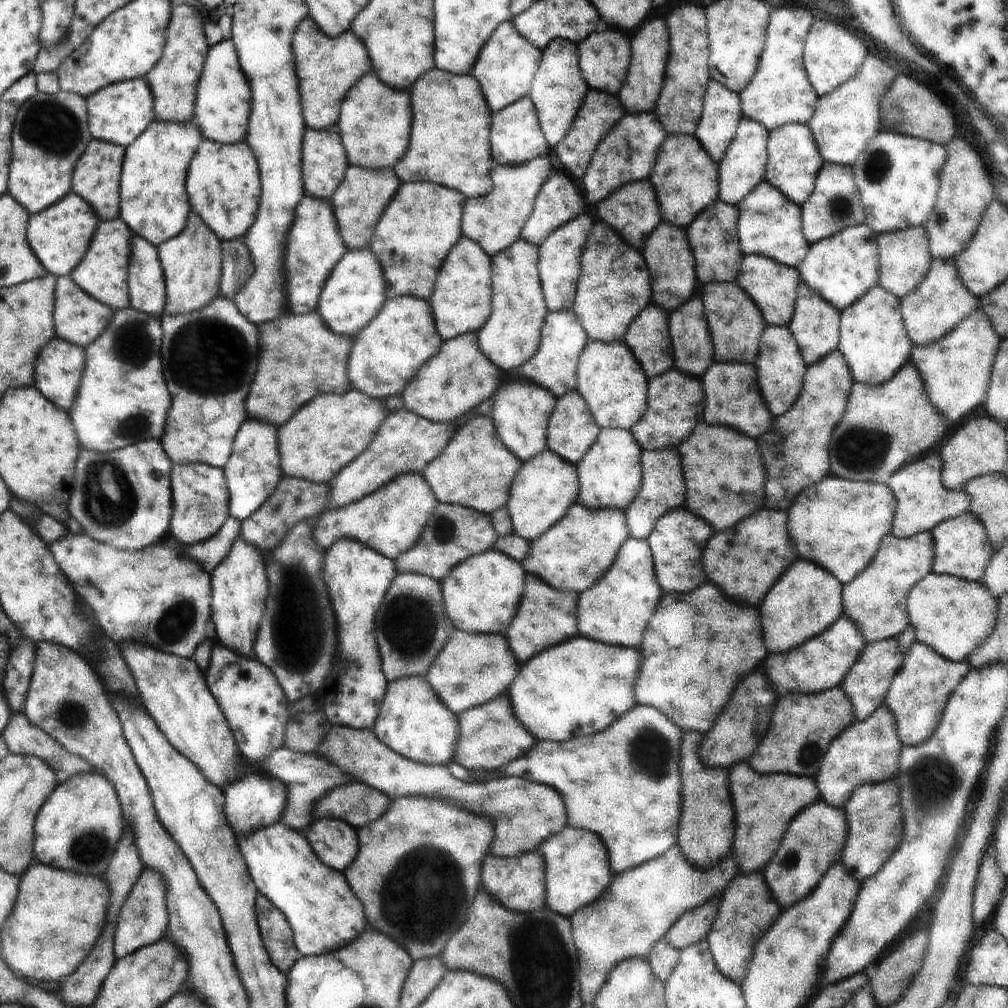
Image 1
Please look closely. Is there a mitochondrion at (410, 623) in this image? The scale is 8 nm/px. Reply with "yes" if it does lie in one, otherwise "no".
yes

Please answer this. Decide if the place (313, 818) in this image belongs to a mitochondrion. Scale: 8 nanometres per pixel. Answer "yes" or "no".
no

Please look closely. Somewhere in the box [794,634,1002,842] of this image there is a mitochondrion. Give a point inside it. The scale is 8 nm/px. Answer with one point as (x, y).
(926, 775)

